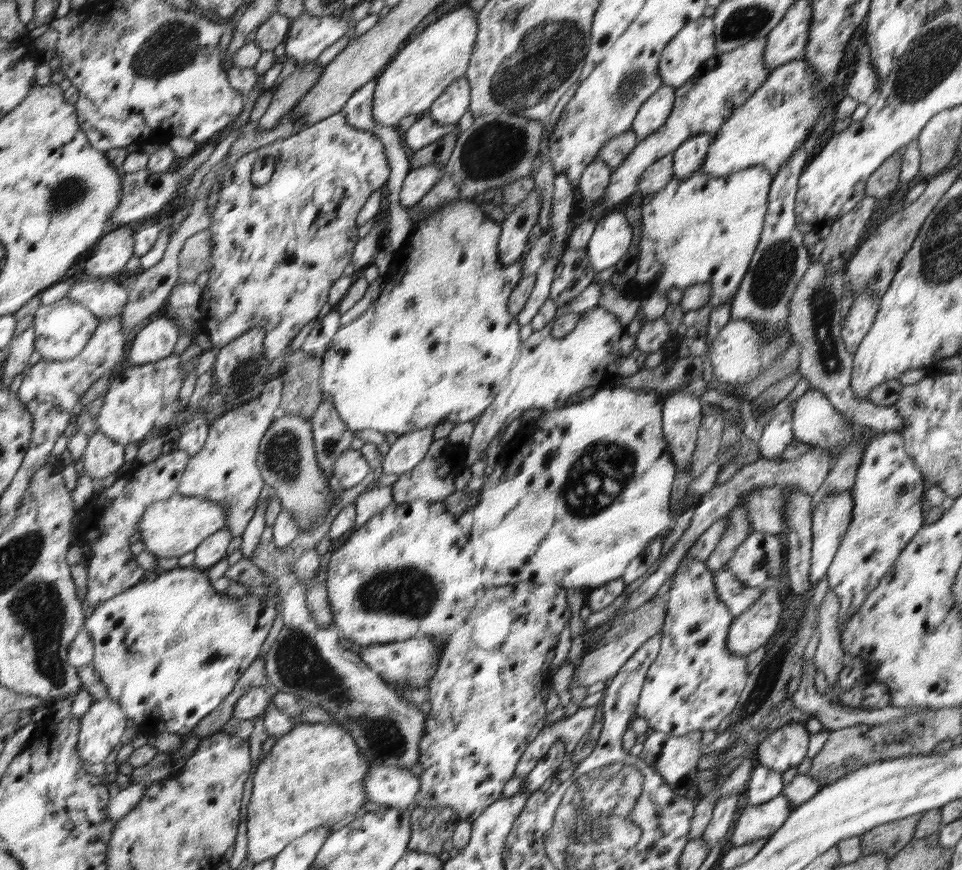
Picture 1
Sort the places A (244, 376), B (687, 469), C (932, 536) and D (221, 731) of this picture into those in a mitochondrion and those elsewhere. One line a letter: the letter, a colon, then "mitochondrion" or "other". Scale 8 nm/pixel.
A: mitochondrion
B: other
C: other
D: other

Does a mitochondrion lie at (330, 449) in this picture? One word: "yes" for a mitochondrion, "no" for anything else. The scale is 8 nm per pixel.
yes

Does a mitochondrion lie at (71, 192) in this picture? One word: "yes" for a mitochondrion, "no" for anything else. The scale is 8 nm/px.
yes

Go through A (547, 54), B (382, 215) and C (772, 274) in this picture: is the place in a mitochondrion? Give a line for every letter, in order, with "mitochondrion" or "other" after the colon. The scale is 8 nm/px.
A: mitochondrion
B: other
C: mitochondrion

